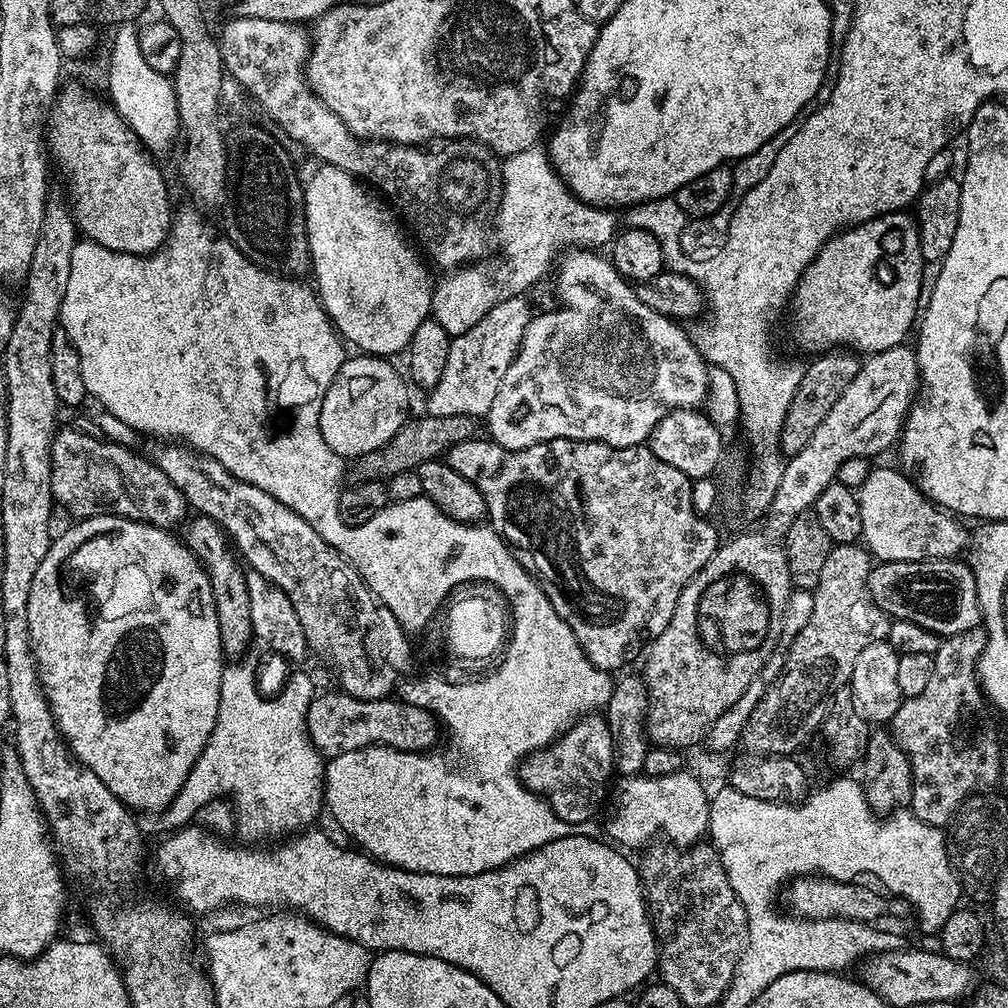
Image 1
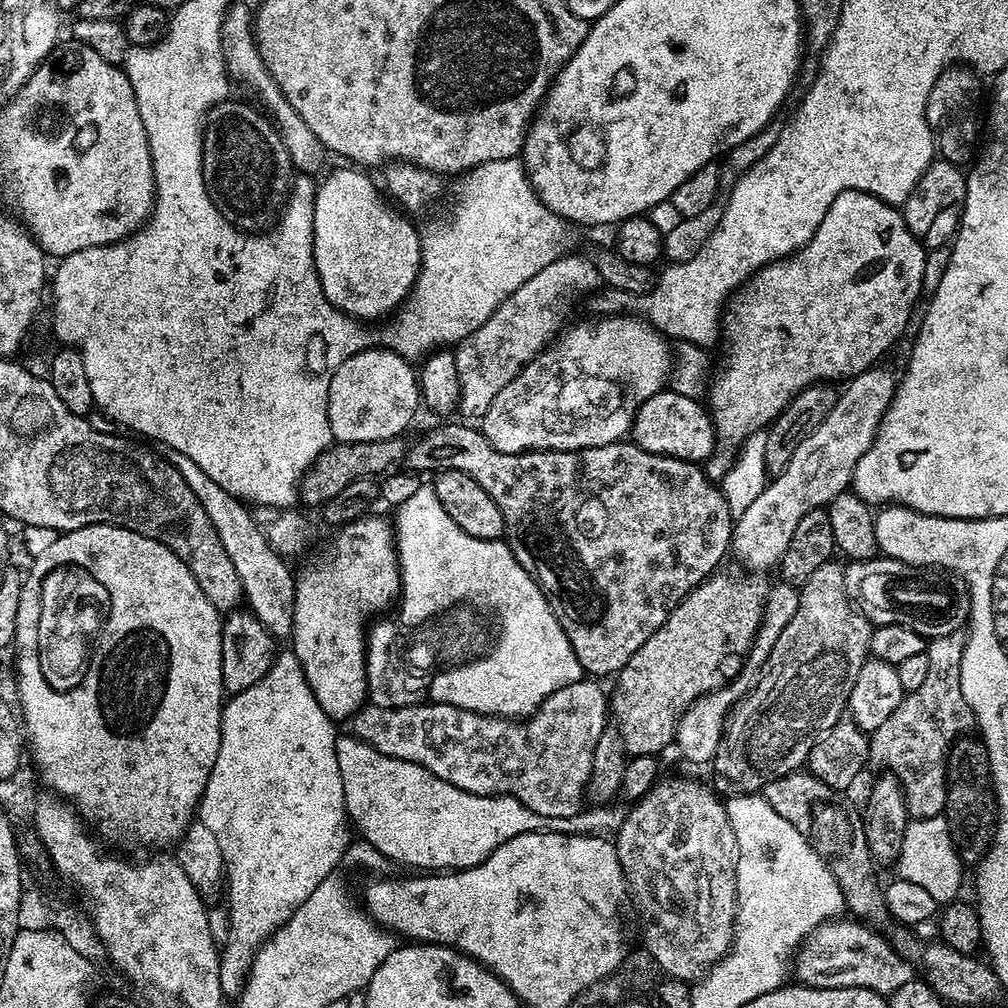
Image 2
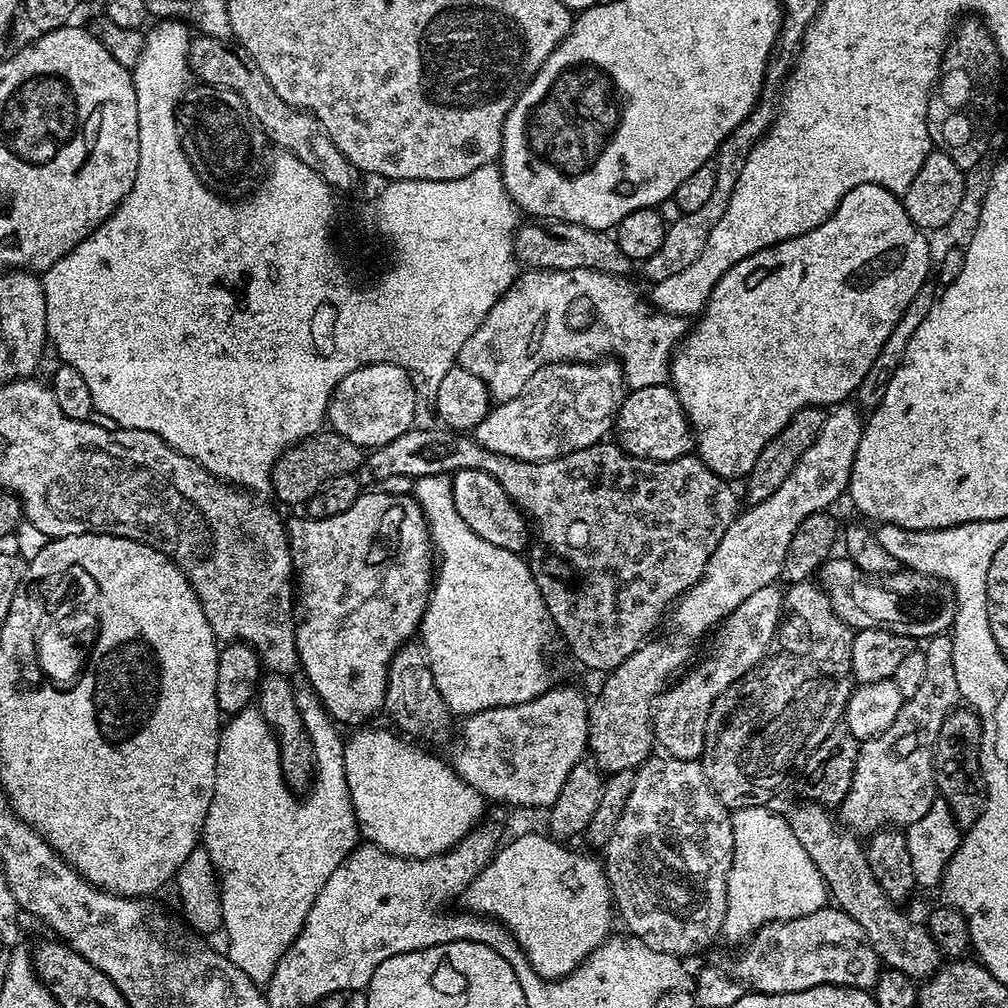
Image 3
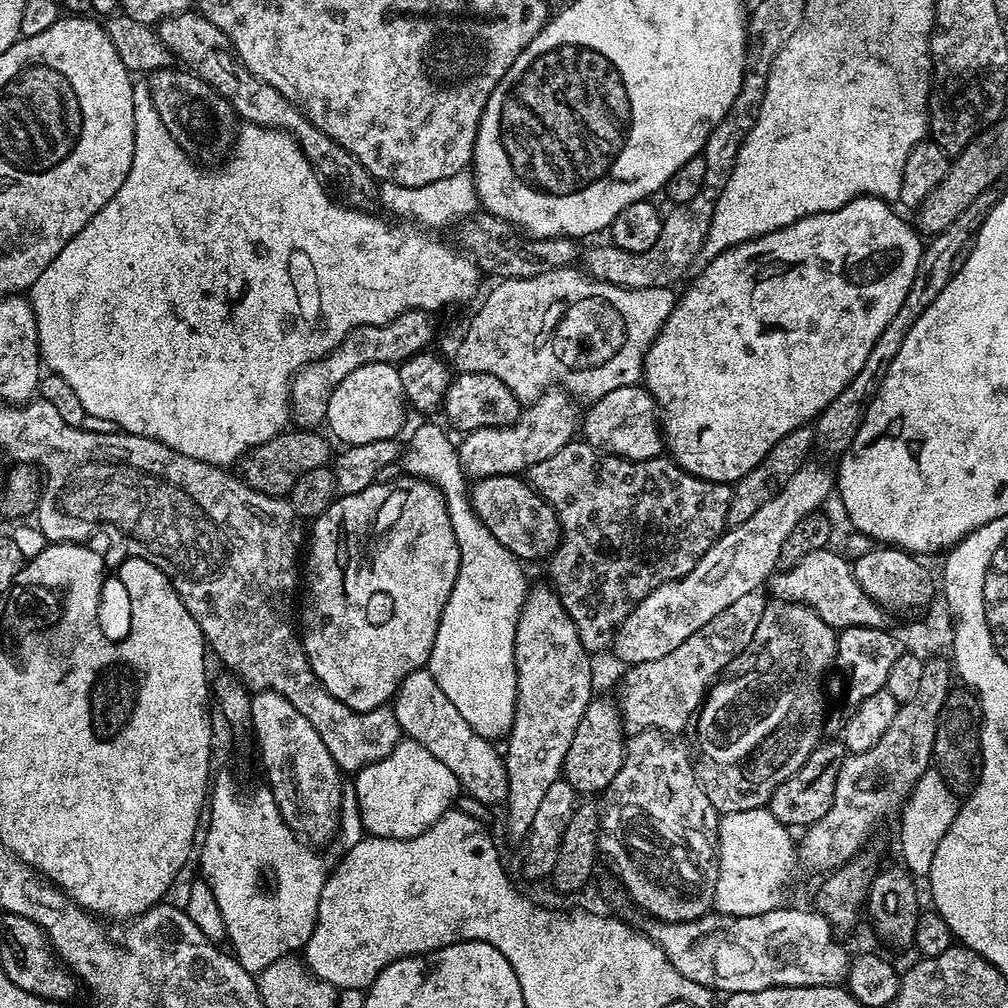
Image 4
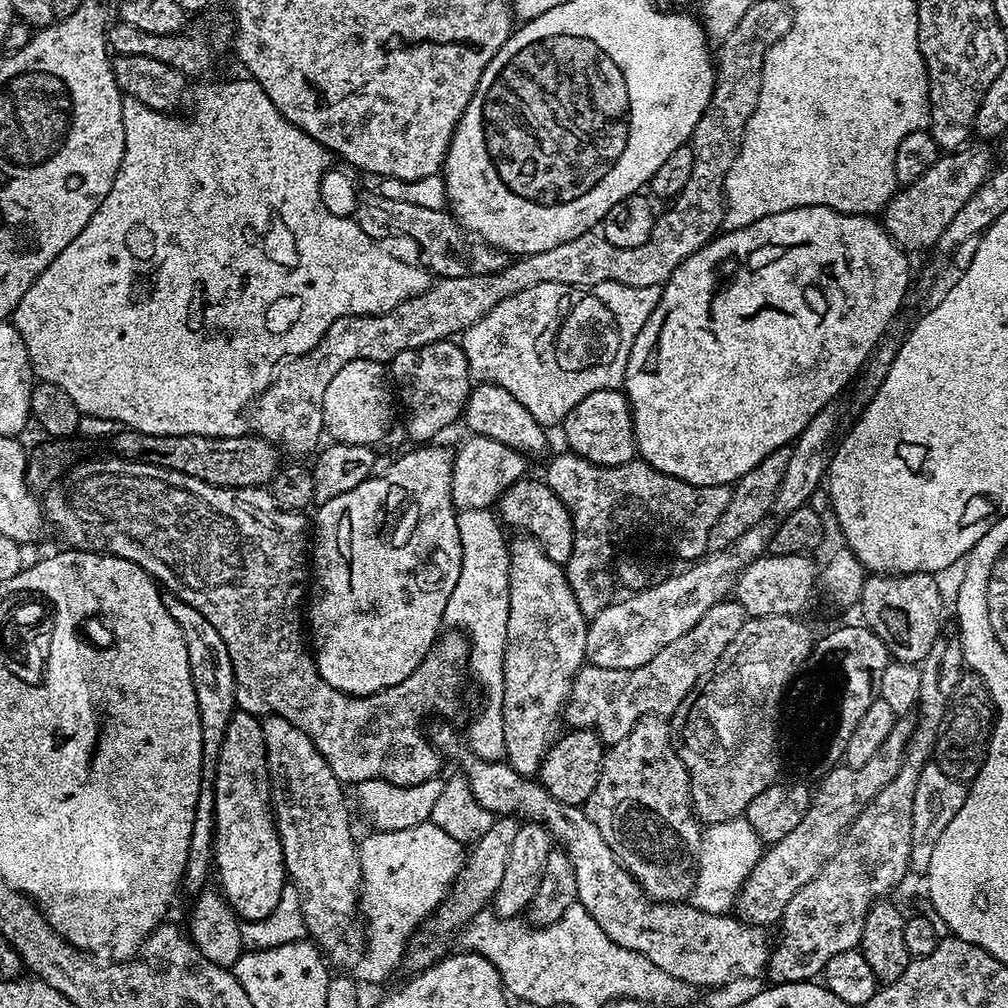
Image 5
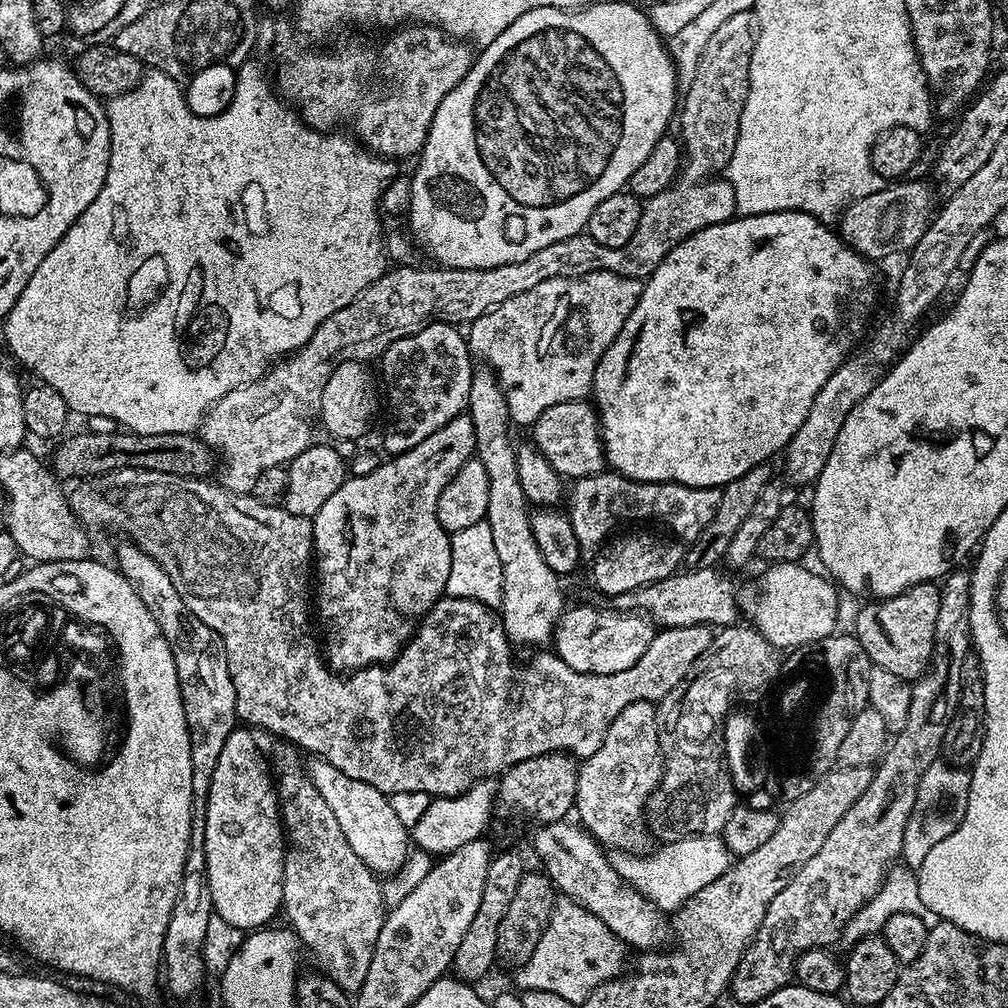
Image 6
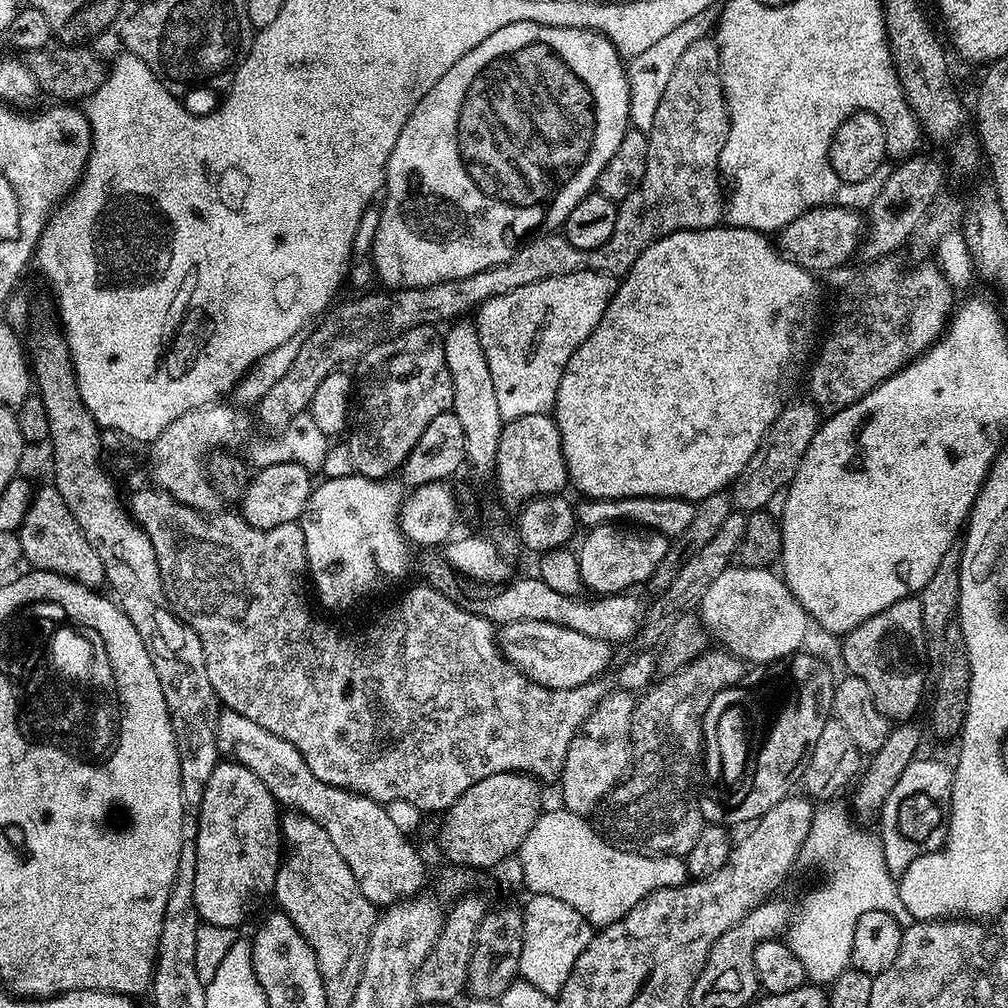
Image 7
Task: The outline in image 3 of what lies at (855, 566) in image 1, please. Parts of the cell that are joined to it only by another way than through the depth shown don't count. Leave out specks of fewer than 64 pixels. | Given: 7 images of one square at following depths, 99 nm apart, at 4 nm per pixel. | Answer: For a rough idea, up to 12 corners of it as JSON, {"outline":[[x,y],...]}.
{"outline":[[787,585],[760,663],[716,699],[702,763],[771,805],[841,723],[853,629]]}

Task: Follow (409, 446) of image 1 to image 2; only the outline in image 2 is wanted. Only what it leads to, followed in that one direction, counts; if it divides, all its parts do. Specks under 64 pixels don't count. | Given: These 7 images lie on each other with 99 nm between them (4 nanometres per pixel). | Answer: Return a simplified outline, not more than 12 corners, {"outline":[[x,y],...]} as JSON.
{"outline":[[403,435],[333,443],[304,472],[302,505],[405,463]]}

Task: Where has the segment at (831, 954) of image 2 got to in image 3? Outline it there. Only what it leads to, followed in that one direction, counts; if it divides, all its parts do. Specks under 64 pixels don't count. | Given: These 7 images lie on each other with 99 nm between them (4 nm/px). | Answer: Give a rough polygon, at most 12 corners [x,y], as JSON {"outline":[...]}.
{"outline":[[835,906],[764,924],[741,985],[786,994],[872,990],[882,971],[862,926]]}

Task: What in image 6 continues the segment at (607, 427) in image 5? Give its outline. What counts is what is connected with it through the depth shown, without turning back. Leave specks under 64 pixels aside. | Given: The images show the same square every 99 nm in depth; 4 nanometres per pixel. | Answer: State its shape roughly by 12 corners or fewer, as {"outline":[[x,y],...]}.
{"outline":[[558,402],[531,443],[565,481],[605,471],[600,417]]}

